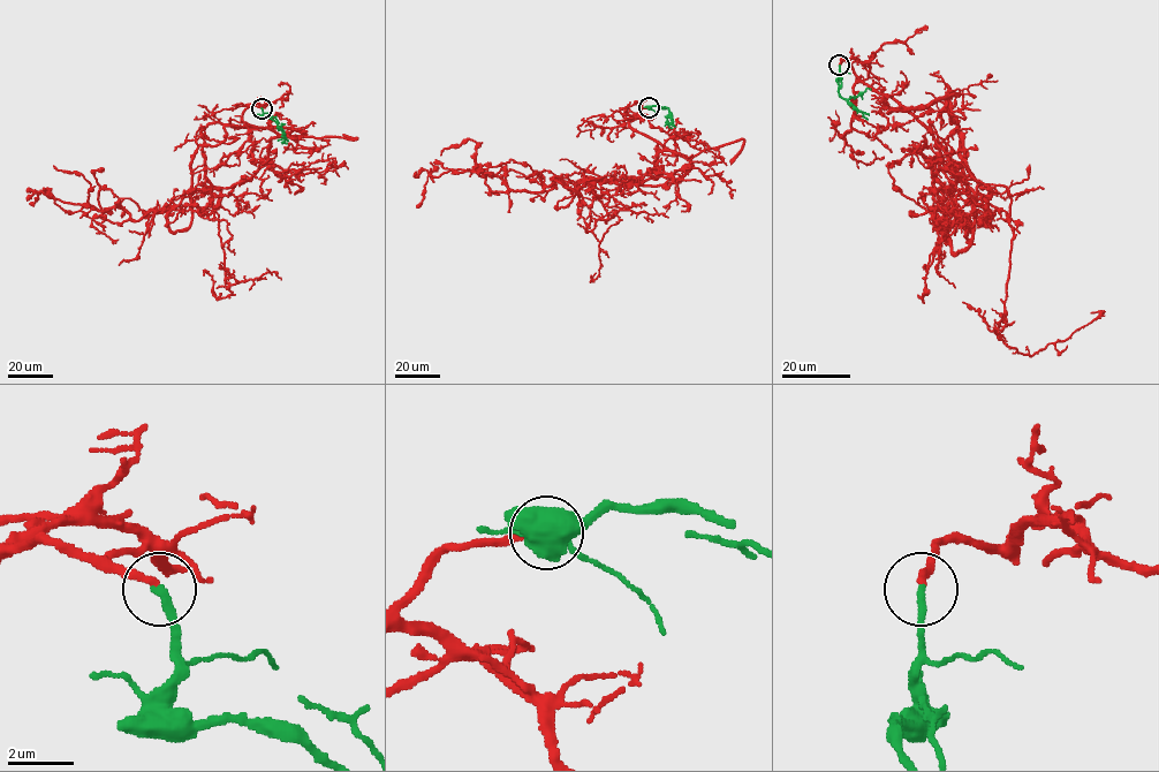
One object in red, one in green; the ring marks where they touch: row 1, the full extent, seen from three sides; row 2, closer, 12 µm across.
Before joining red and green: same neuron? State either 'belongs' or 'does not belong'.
belongs

